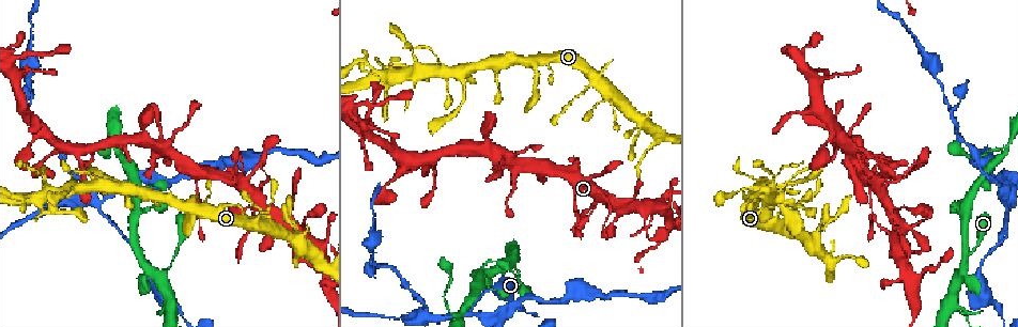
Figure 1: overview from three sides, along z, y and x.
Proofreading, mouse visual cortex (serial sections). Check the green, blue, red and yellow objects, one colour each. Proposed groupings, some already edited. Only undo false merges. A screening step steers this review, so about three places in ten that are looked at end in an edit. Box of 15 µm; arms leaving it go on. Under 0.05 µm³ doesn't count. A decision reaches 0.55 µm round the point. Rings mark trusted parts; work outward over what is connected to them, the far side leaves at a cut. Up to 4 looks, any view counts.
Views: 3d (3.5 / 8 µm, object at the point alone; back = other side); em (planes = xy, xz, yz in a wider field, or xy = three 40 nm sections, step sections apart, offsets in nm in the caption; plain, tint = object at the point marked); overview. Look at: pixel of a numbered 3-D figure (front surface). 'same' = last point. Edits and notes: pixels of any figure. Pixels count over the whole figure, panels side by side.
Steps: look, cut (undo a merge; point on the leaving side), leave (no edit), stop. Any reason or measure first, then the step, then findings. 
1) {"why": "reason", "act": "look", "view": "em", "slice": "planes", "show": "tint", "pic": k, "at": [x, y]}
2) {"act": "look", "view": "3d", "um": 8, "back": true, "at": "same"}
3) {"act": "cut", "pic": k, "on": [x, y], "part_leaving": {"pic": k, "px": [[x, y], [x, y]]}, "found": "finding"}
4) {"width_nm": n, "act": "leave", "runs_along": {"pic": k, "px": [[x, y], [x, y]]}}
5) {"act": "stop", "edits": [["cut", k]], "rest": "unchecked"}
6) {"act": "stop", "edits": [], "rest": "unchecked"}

{"why": "narrows sharply", "act": "look", "view": "3d", "um": 3.5, "pic": 1, "at": [896, 279]}

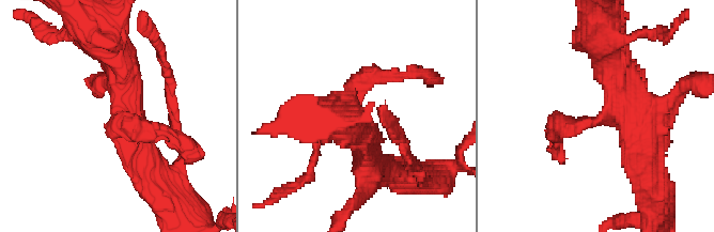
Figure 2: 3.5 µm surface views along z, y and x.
{"arm_widths_nm": [250, 450], "why": "now the EM", "act": "look", "view": "em", "slice": "xy", "step": 5, "show": "tint", "pic": 2, "at": [119, 124]}

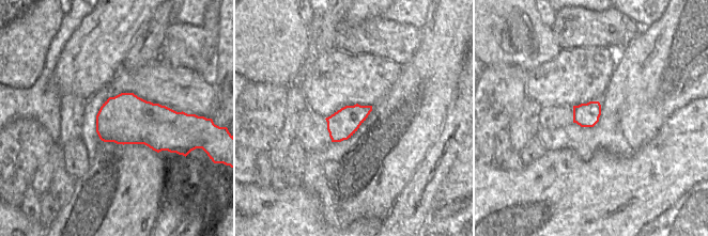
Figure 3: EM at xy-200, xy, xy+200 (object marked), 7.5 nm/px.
{"act": "look", "view": "em", "slice": "planes", "show": "tint", "at": "same"}

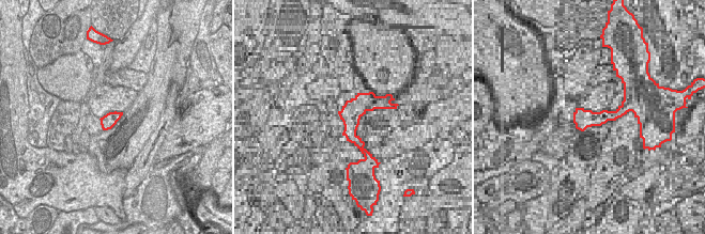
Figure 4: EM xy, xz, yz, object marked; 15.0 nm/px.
{"act": "leave", "runs_along": {"pic": 2, "px": [[614, 70], [611, 112], [559, 133]]}, "found": "one cell here"}

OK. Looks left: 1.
{"why": "branch point", "act": "look", "view": "3d", "um": 3.5, "back": true, "pic": 1, "at": [540, 175]}

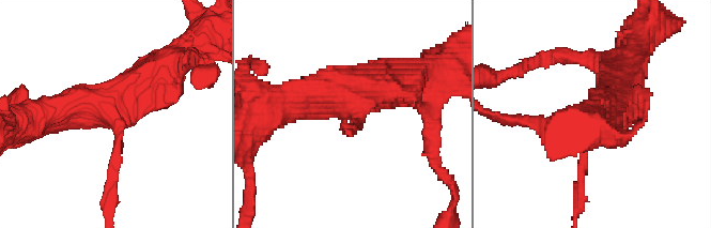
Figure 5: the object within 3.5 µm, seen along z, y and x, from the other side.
{"act": "leave", "runs_along": {"pic": 5, "px": [[43, 115], [92, 111], [168, 65]]}, "found": "one cell here"}

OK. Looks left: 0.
{"act": "stop", "edits": [], "rest": "unchecked"}

